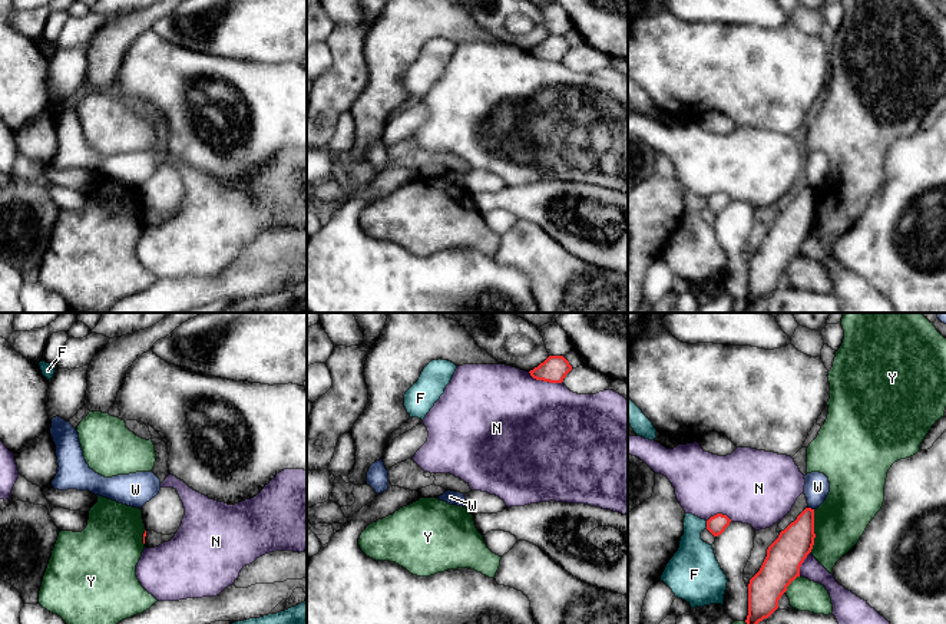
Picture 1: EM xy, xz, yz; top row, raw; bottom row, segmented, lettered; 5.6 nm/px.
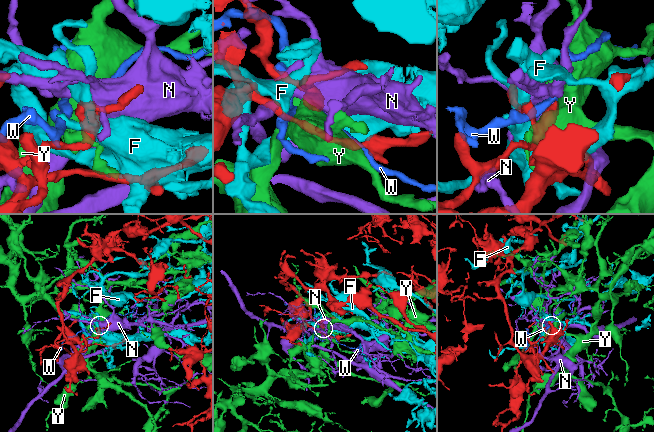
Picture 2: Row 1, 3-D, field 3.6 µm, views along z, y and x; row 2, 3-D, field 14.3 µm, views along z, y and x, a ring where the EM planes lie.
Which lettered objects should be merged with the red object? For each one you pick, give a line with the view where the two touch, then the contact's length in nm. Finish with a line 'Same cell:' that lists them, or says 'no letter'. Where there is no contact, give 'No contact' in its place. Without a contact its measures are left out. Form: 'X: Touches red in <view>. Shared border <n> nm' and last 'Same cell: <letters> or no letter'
Same cell: no letter

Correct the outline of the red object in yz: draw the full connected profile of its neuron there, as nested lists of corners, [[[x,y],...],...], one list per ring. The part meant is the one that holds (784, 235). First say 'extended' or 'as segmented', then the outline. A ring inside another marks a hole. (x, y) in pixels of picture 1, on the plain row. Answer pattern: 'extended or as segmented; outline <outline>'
as segmented; outline [[[806,186],[768,225],[760,250],[748,263],[748,308],[768,297],[814,224],[814,188]]]

